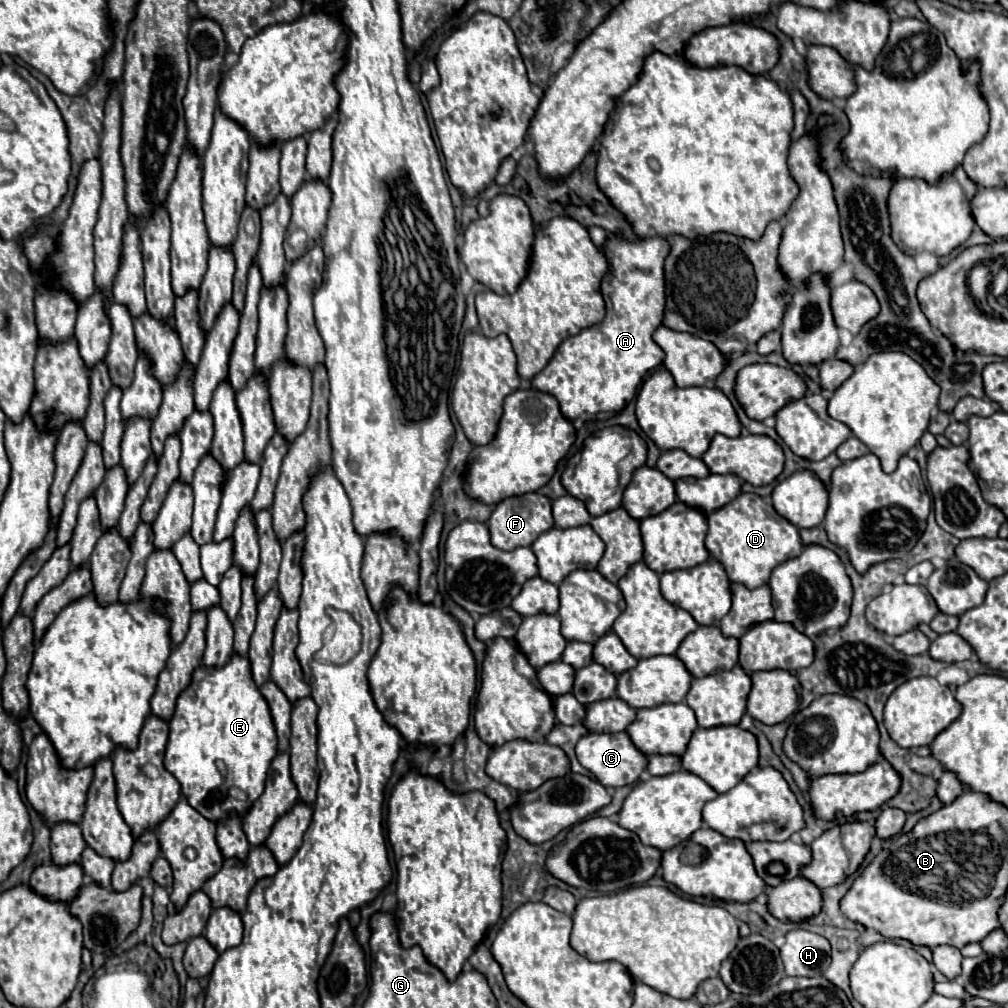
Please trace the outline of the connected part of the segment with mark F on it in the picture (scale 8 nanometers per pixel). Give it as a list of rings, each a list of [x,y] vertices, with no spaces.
[[[538,492],[506,498],[494,508],[488,520],[488,528],[492,534],[492,544],[500,550],[514,550],[520,546],[530,546],[542,532],[554,528],[552,502],[544,494],[538,494]]]

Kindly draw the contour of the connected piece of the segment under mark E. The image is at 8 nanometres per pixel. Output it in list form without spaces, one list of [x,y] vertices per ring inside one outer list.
[[[232,652],[230,660],[222,668],[206,668],[204,664],[200,664],[192,674],[190,686],[178,696],[176,714],[170,720],[164,766],[178,778],[188,804],[196,808],[204,818],[218,824],[226,820],[232,810],[244,816],[252,802],[262,794],[270,762],[278,754],[276,746],[278,738],[274,720],[270,716],[266,698],[260,694],[252,678],[250,660],[248,656]]]

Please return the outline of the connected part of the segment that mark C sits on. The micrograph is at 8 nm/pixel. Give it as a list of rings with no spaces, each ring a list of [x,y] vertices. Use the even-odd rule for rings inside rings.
[[[588,732],[576,744],[576,758],[606,788],[634,784],[640,778],[640,774],[646,770],[646,764],[648,764],[648,758],[642,752],[638,752],[638,748],[634,748],[634,744],[632,744],[630,736],[626,736],[626,732],[616,732],[616,734]]]

